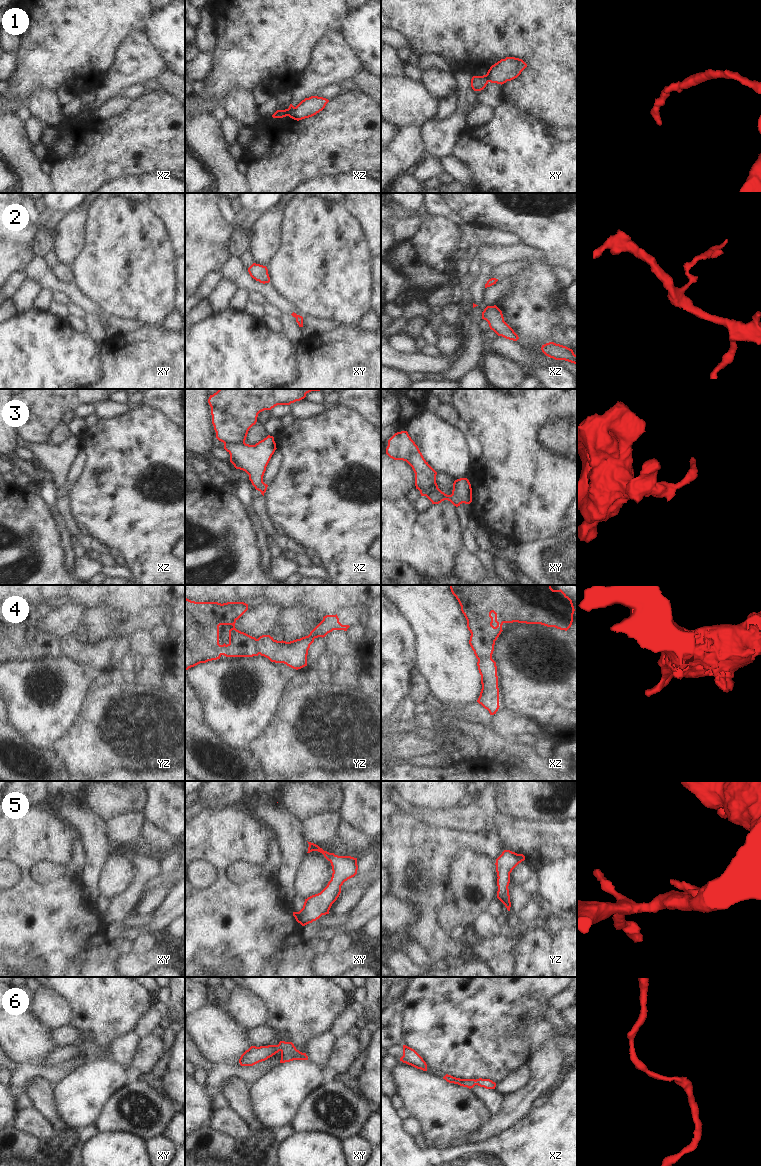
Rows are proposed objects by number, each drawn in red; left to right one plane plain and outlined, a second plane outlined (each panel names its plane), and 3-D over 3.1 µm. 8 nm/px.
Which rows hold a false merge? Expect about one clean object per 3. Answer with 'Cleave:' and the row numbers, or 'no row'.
Cleave: 1, 3, 4

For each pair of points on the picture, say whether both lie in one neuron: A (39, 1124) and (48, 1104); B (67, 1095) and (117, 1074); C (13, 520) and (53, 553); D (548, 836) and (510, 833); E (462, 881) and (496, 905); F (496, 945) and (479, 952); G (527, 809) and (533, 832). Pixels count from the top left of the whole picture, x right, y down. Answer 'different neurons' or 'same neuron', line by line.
A: different neurons
B: same neuron
C: same neuron
D: same neuron
E: different neurons
F: same neuron
G: different neurons

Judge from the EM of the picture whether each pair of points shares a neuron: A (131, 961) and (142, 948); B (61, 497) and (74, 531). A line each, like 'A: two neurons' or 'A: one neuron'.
A: two neurons
B: one neuron

